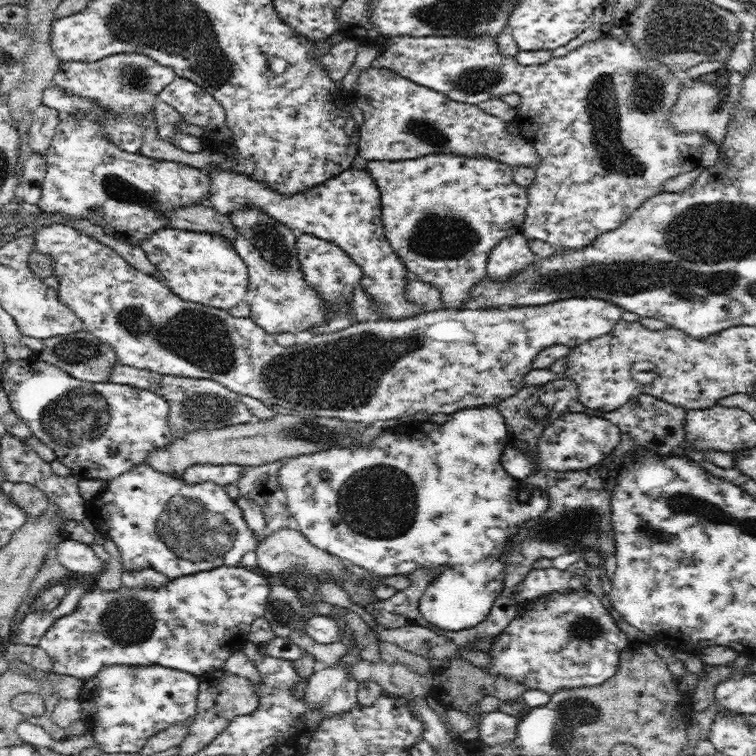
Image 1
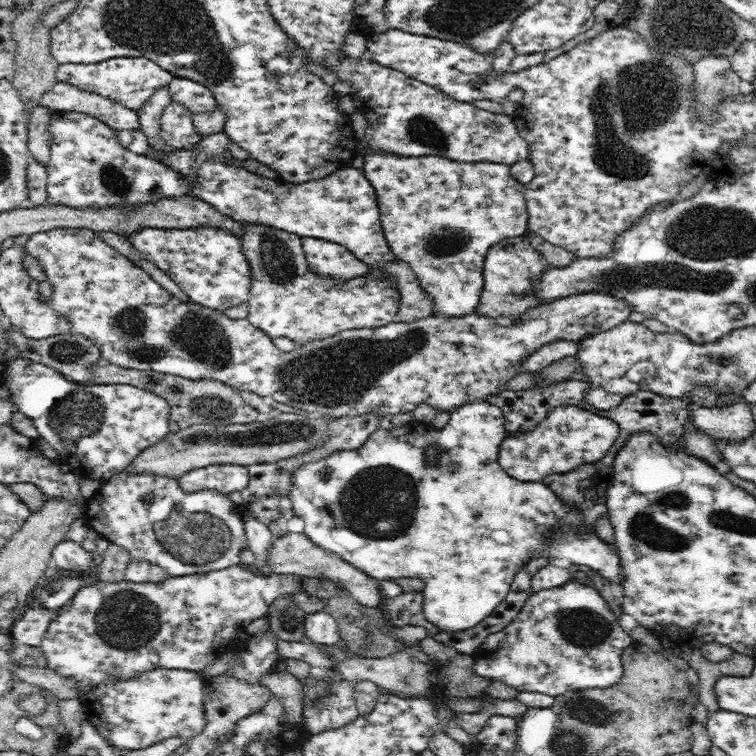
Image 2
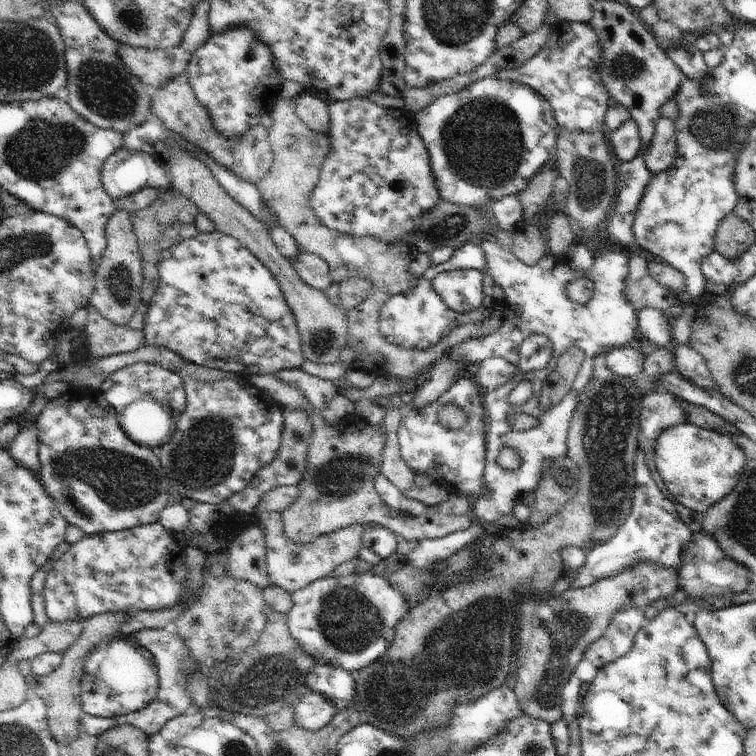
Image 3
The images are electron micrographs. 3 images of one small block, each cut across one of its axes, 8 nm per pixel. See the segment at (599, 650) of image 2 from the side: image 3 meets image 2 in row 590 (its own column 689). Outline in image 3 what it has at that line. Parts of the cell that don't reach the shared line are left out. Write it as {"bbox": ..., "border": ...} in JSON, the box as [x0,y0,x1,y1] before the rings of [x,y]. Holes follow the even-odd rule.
{"bbox":[677,532,750,598],"border":[[[704,532],[692,533],[692,538],[686,542],[686,552],[682,550],[682,560],[680,560],[680,568],[678,572],[677,582],[678,588],[684,590],[687,597],[698,596],[698,598],[706,598],[706,596],[734,596],[734,594],[742,594],[750,587],[750,578],[748,578],[749,568],[732,560],[720,546],[718,542],[704,534]]]}

